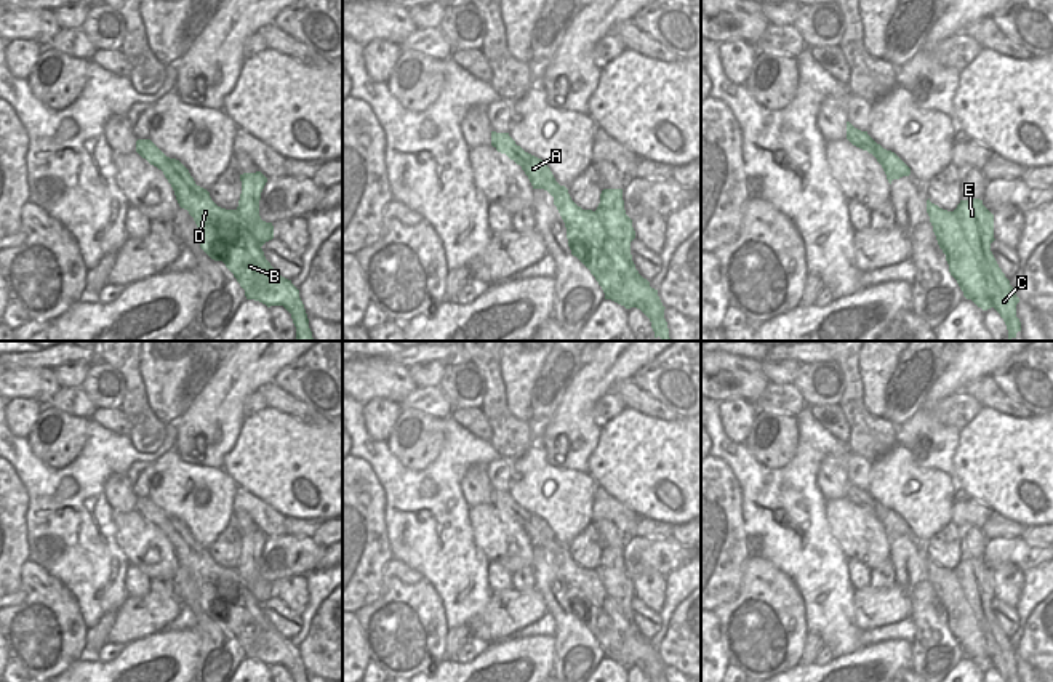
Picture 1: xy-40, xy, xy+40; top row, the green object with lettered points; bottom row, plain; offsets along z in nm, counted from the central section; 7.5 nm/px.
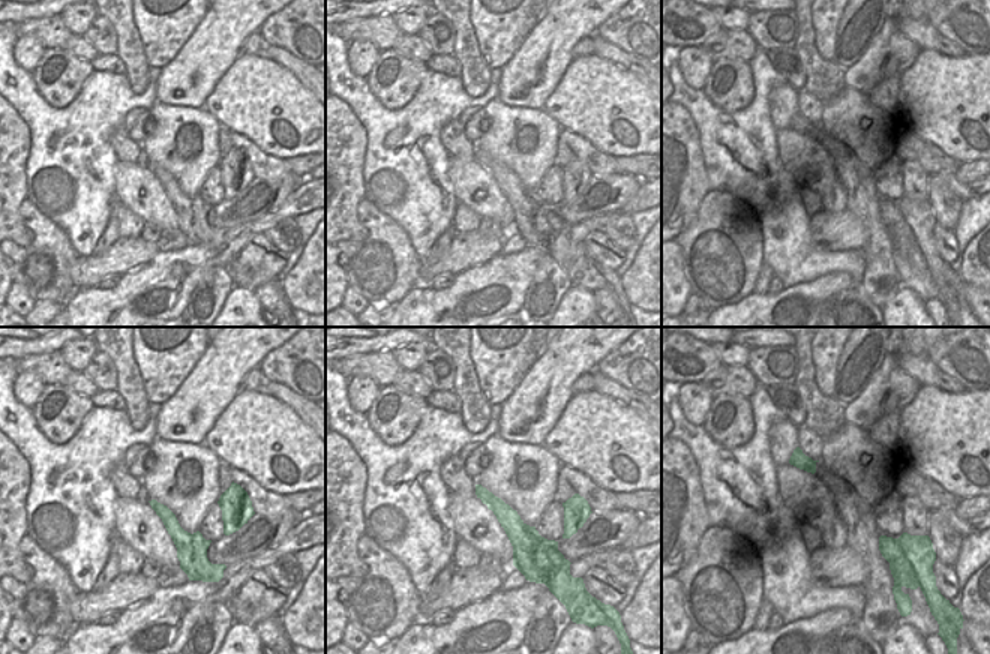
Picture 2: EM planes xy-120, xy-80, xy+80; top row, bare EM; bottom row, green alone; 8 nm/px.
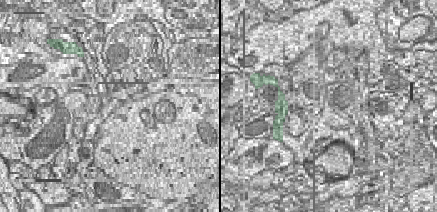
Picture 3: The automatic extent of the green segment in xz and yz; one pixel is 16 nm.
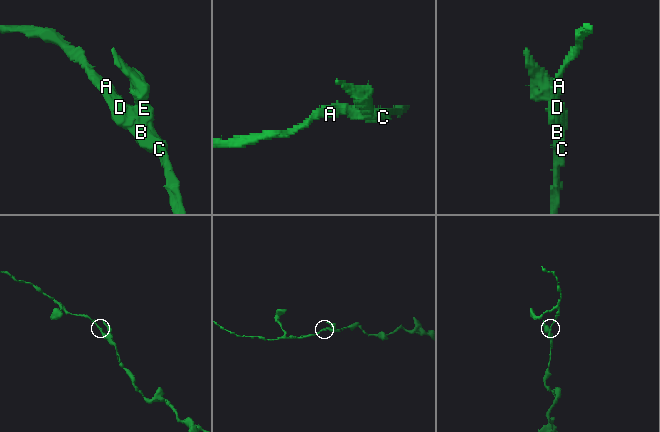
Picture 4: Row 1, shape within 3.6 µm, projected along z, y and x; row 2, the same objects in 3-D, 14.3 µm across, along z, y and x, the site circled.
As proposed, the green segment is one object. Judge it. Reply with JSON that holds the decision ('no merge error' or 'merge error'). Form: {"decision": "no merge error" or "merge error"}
{"decision": "merge error"}

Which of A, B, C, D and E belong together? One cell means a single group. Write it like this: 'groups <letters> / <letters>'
groups A B D / C E

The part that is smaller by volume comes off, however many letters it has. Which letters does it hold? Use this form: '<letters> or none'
C, E

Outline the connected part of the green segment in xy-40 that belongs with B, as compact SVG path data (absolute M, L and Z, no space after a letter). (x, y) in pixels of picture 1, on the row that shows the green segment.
M138 139L136 152L163 171L179 207L189 211L200 231L200 248L226 264L246 299L267 307L283 306L298 322L296 341L314 341L299 290L270 266L238 211L218 207L210 192L195 184L189 170L166 157L150 139Z

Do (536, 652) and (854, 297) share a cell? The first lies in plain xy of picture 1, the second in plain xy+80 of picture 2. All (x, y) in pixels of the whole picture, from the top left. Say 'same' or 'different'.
different

